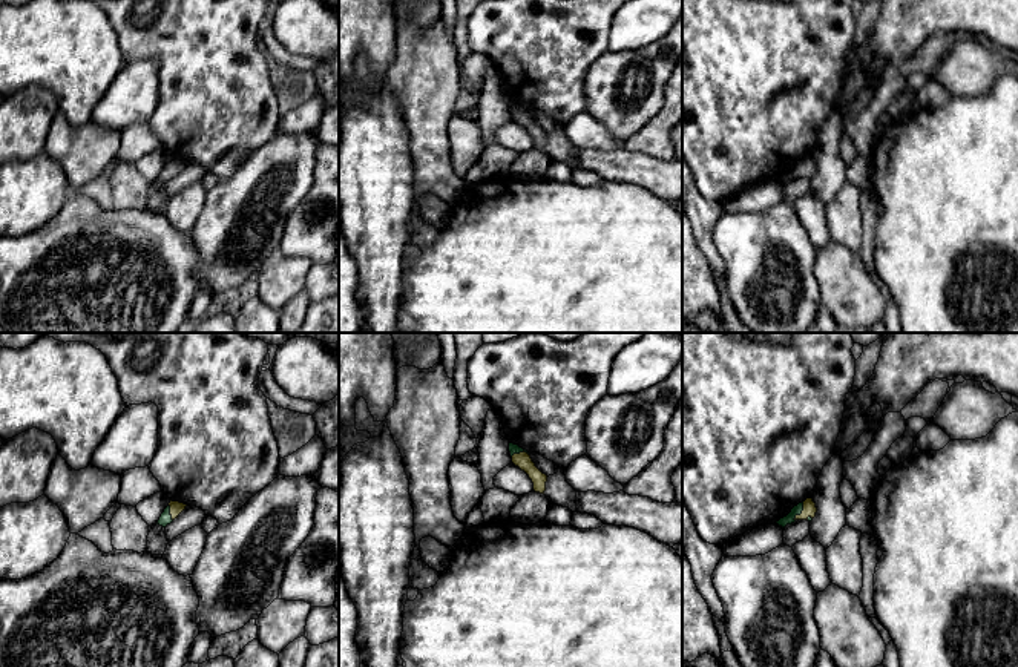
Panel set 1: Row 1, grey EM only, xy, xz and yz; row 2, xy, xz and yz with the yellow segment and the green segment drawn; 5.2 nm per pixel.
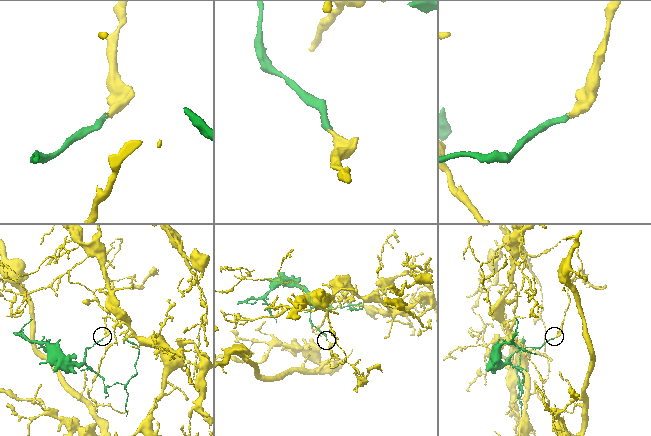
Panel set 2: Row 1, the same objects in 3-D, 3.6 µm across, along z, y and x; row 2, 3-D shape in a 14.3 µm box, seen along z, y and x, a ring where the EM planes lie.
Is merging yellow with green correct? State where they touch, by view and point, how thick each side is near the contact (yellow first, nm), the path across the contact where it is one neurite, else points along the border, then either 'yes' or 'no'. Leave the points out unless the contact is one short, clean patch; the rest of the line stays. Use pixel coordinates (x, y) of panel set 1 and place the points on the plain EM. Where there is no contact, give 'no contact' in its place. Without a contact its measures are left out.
meets yellow in yz at (802, 167); 70 nm thick on the yellow side, 50 nm on the other; runs through yz (810, 166), (802, 167), (797, 166); yes

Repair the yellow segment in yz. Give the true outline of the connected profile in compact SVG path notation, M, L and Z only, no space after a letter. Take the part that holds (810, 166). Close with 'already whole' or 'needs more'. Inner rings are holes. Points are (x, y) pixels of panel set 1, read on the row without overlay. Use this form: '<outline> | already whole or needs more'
M806 155L791 166L791 169L776 178L779 182L785 184L786 181L794 179L796 176L808 176L811 178L816 173L817 164L813 155Z | needs more

